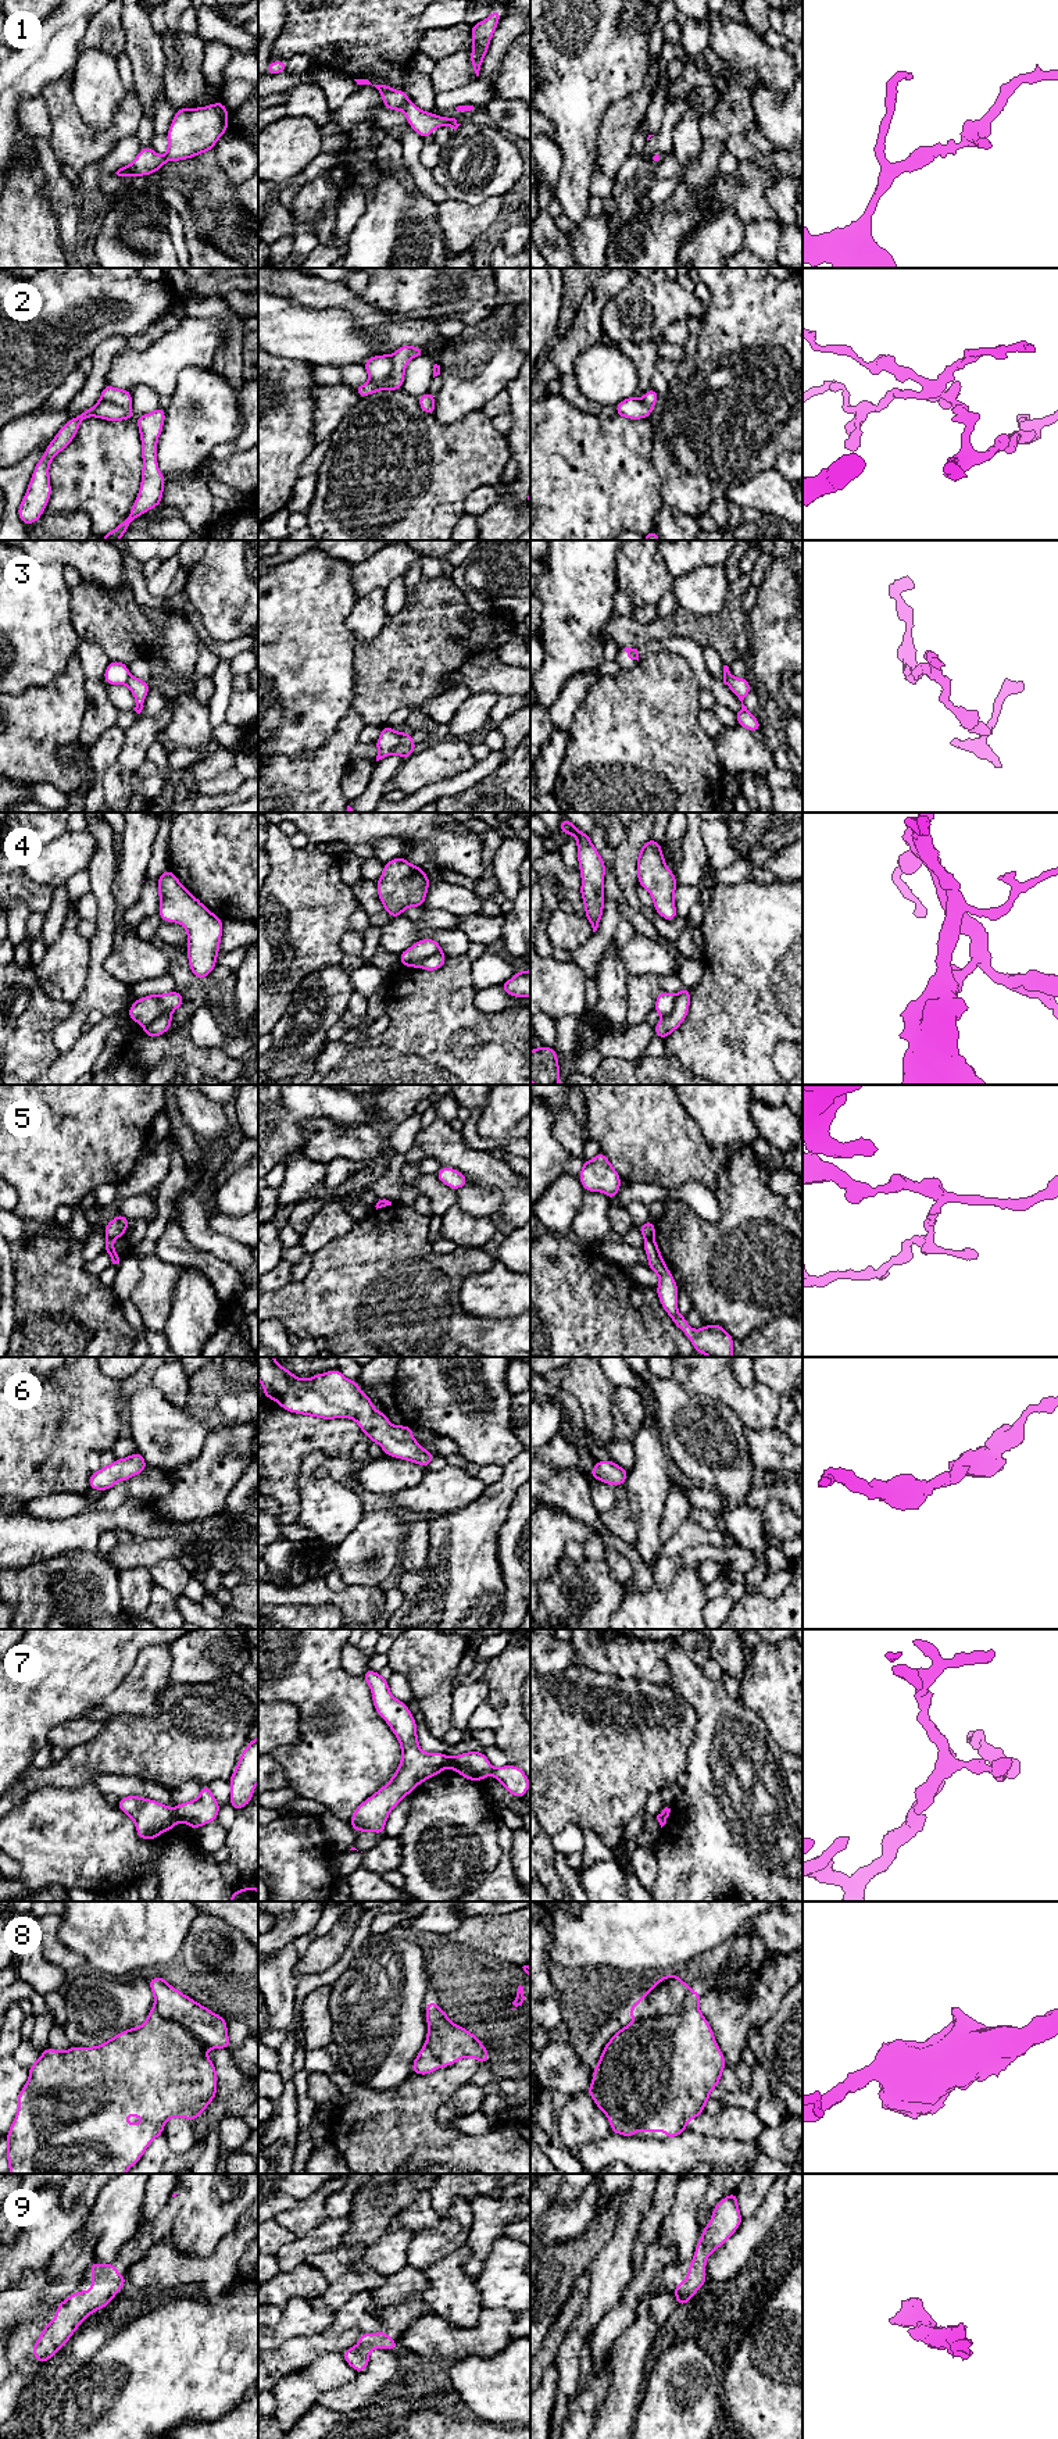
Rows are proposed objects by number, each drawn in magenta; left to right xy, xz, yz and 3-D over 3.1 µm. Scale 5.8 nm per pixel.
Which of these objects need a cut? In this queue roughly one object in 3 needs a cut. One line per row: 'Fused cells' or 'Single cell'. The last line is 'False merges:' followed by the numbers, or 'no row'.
1: Single cell
2: Fused cells
3: Fused cells
4: Fused cells
5: Fused cells
6: Single cell
7: Fused cells
8: Fused cells
9: Single cell
False merges: 2, 3, 4, 5, 7, 8

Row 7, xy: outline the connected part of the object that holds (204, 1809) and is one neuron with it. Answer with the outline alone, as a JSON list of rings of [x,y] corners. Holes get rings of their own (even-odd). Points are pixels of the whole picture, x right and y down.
[[[201,1785],[196,1800],[176,1804],[175,1815],[178,1821],[187,1824],[193,1831],[211,1821],[217,1821],[221,1804],[215,1800],[208,1785]]]

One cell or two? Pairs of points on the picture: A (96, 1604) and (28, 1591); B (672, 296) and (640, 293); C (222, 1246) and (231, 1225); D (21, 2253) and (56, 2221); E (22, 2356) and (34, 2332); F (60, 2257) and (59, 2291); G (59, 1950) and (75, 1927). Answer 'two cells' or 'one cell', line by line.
A: one cell
B: one cell
C: two cells
D: one cell
E: one cell
F: two cells
G: two cells

